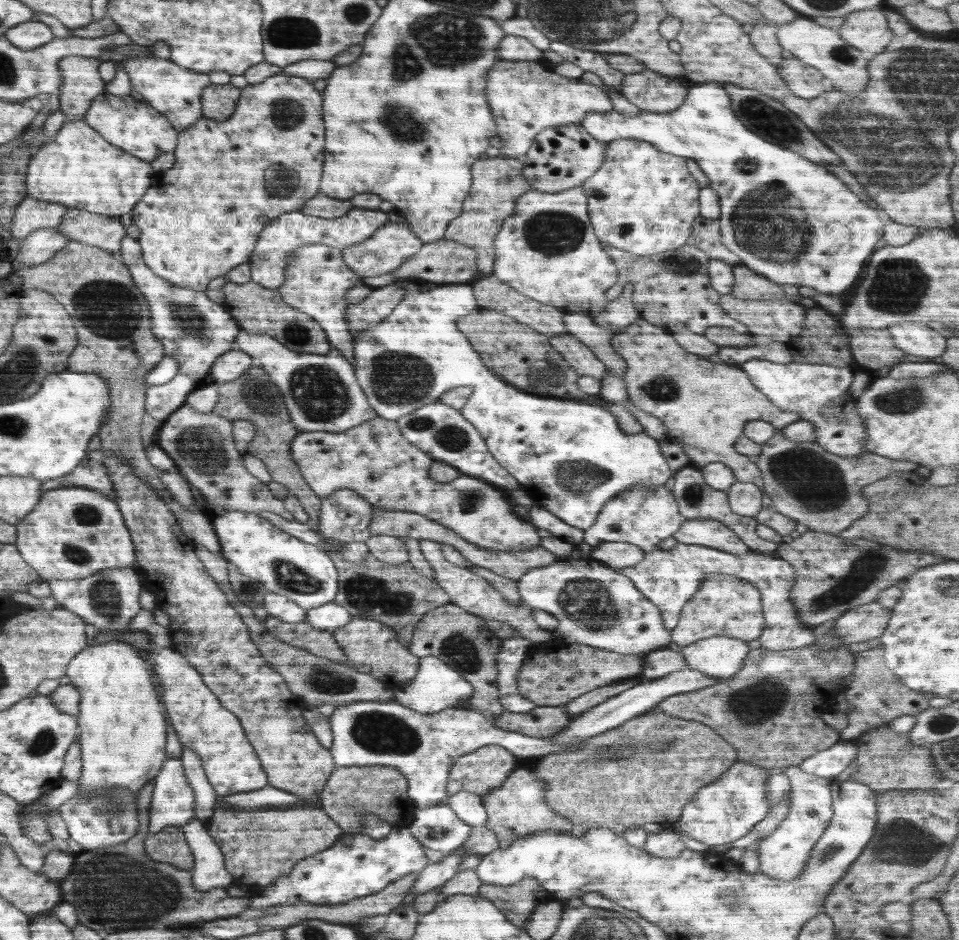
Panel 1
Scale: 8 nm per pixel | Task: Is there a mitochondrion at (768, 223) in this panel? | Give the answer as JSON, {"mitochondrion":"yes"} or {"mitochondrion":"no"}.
{"mitochondrion":"yes"}

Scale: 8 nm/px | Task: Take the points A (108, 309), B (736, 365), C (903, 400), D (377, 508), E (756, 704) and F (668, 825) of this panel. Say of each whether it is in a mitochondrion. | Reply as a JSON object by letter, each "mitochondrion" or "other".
{"A":"mitochondrion","B":"other","C":"mitochondrion","D":"other","E":"mitochondrion","F":"other"}

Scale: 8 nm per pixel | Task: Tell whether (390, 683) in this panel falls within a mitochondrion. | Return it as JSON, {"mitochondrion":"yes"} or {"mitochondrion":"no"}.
{"mitochondrion":"no"}

